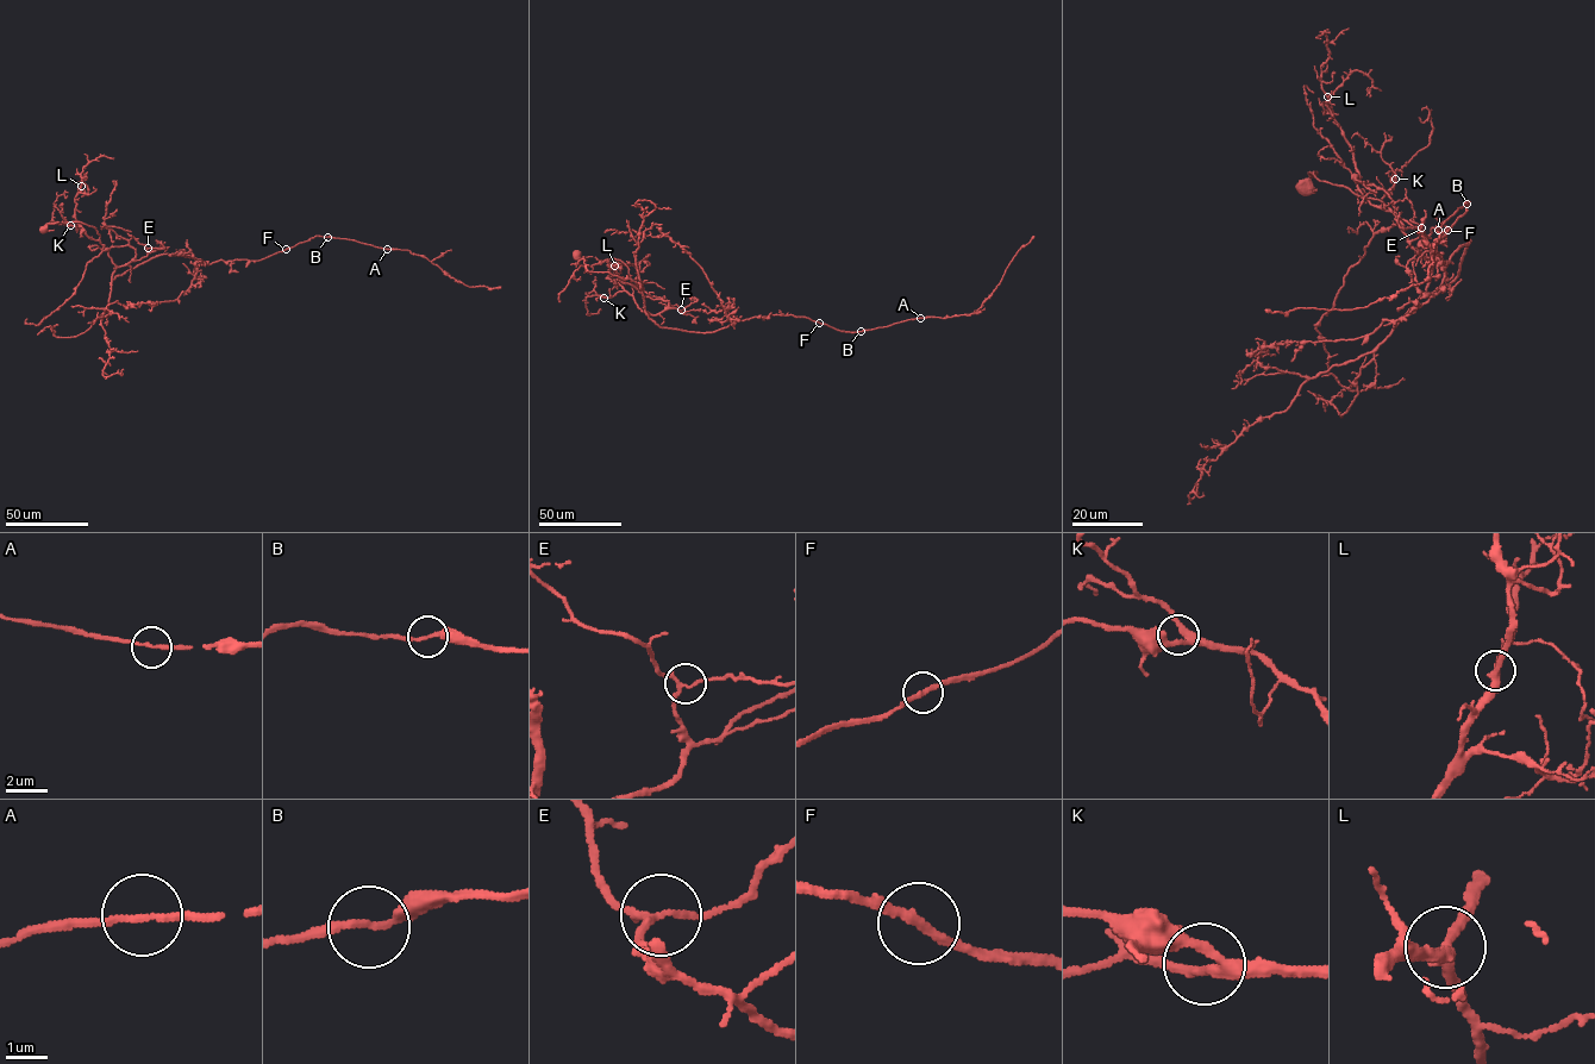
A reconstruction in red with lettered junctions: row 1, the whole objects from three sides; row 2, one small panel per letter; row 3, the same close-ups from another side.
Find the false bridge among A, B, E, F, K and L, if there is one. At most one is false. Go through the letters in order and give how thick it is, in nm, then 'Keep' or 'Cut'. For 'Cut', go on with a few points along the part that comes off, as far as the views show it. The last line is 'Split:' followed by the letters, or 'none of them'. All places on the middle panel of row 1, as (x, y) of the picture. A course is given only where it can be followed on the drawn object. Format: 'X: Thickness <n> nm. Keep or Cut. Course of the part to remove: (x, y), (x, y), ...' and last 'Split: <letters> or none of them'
A: Thickness 150 nm. Keep
B: Thickness 190 nm. Keep
E: Thickness 160 nm. Keep
F: Thickness 220 nm. Keep
K: Thickness 280 nm. Keep
L: Thickness 280 nm. Keep
Split: none of them

